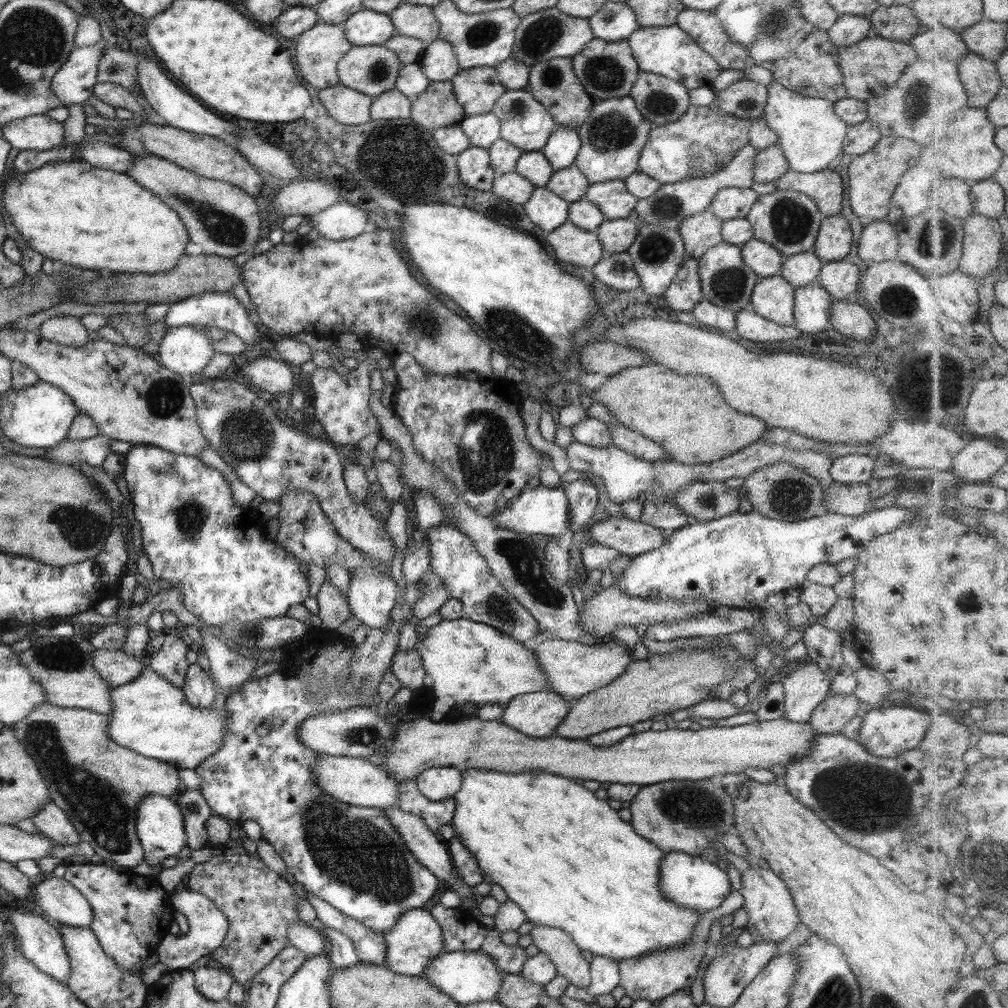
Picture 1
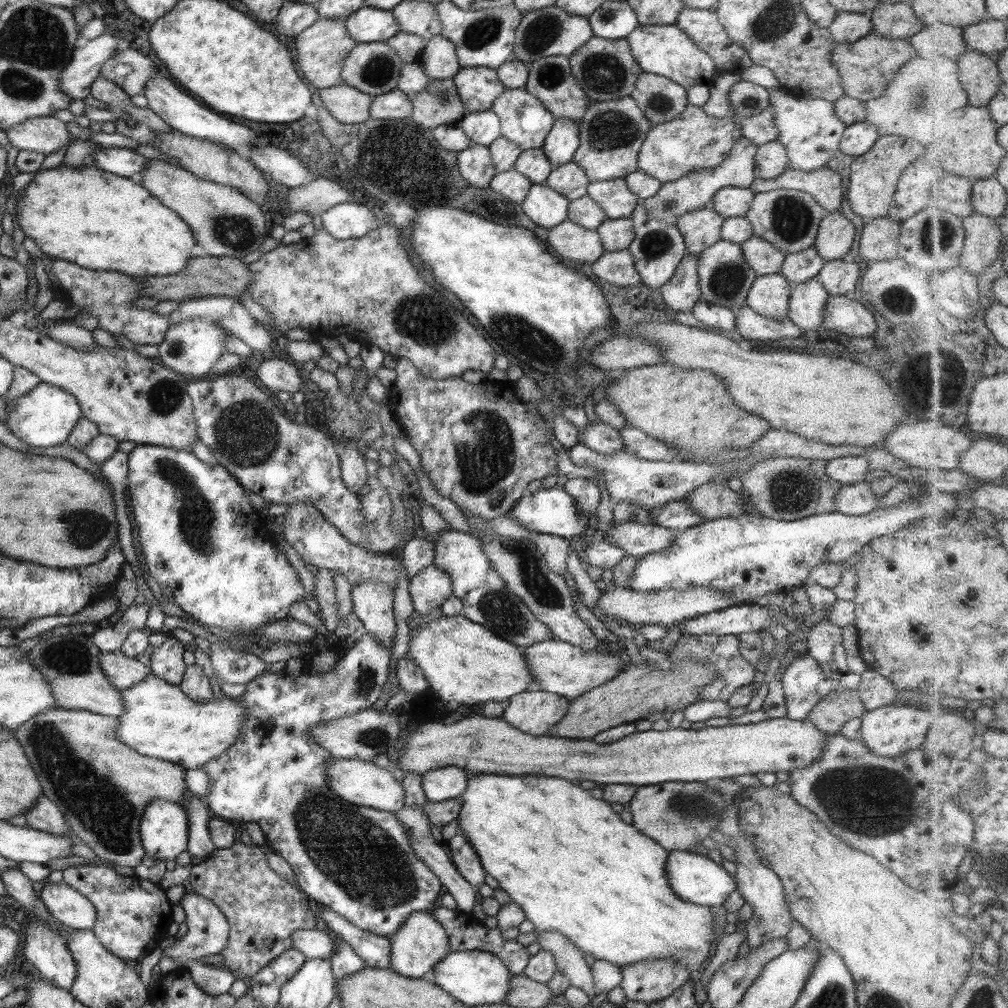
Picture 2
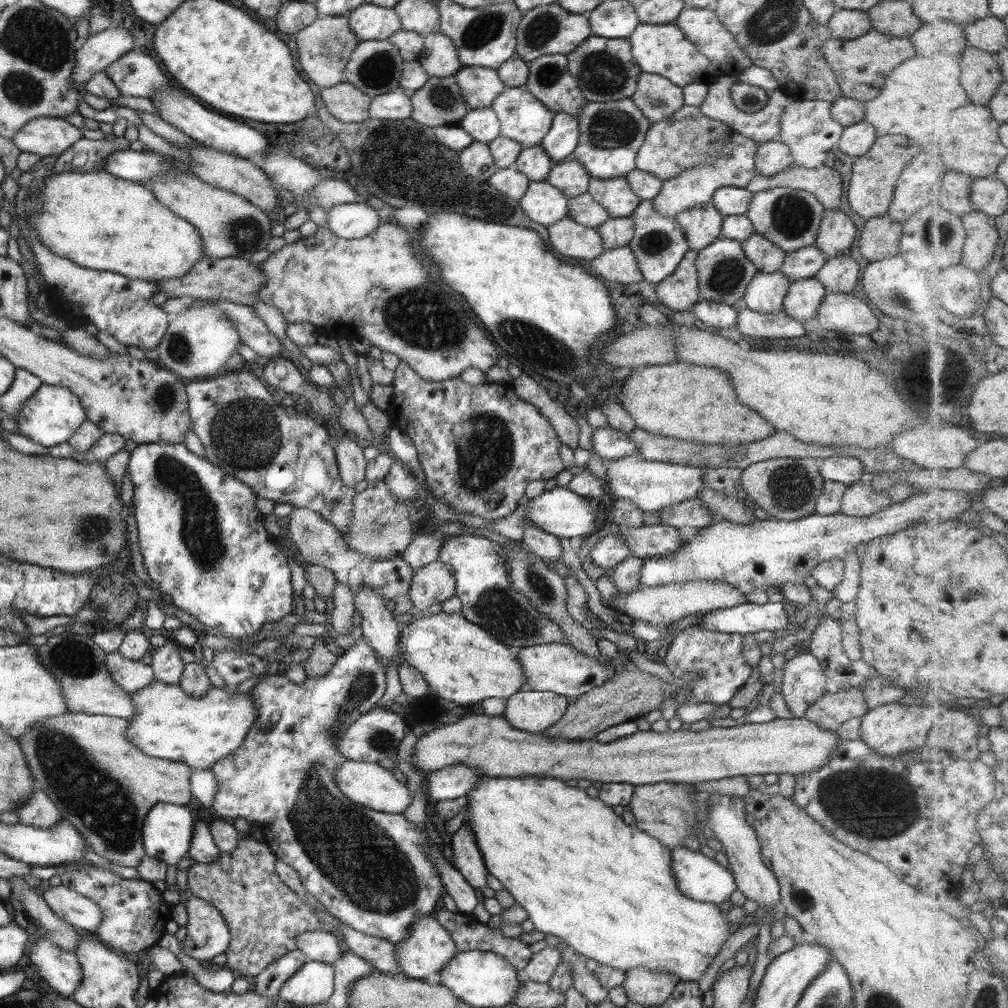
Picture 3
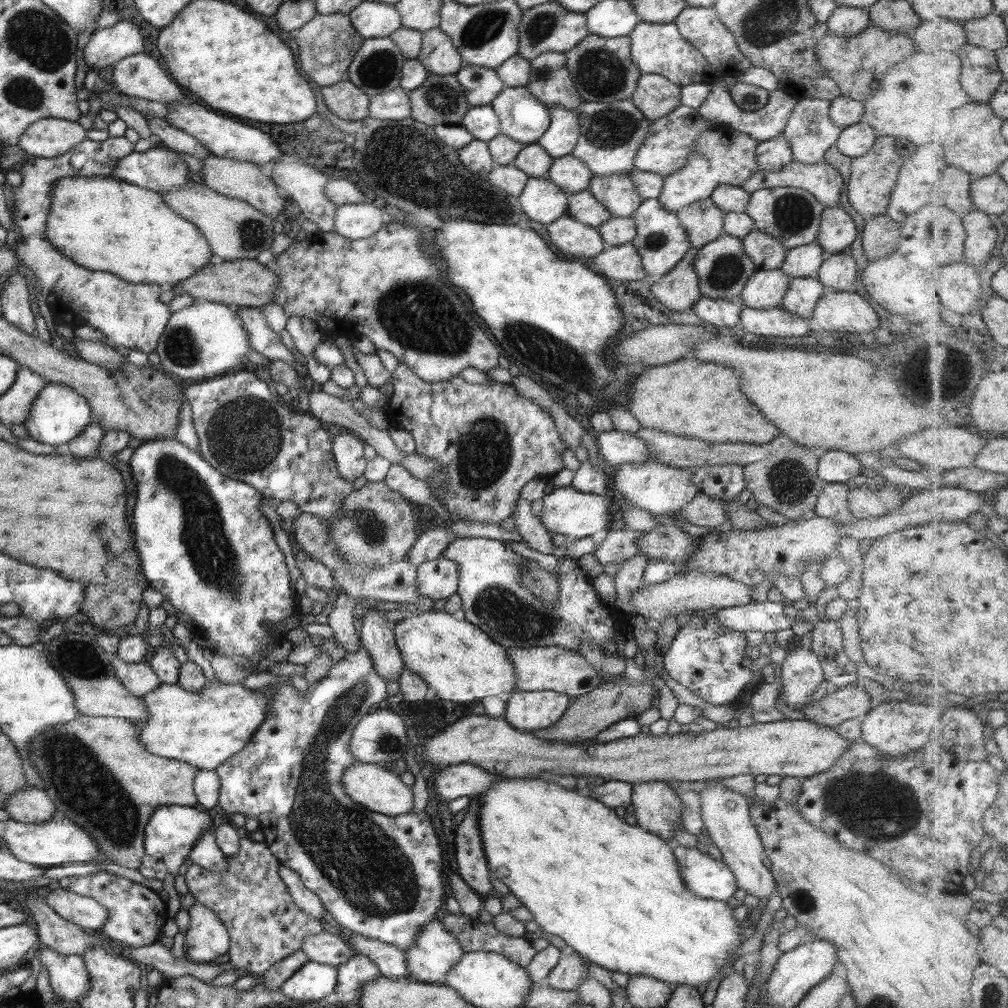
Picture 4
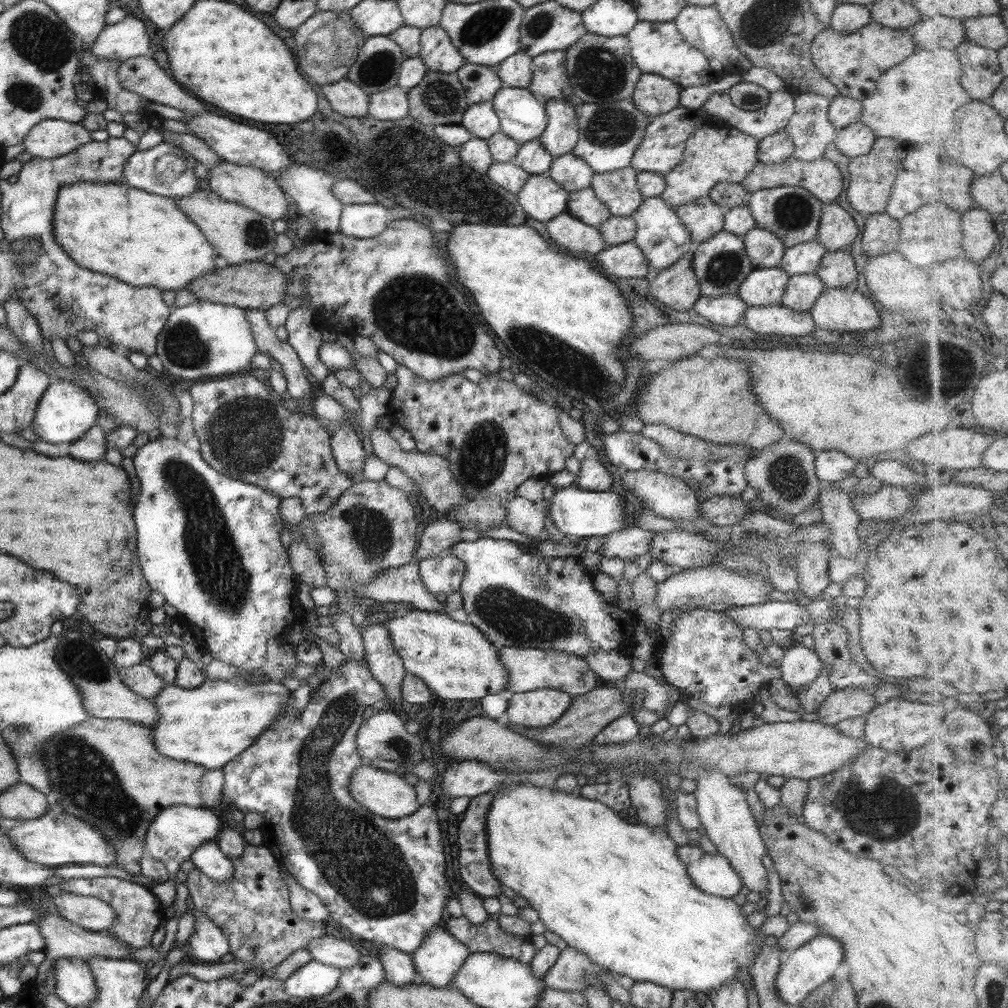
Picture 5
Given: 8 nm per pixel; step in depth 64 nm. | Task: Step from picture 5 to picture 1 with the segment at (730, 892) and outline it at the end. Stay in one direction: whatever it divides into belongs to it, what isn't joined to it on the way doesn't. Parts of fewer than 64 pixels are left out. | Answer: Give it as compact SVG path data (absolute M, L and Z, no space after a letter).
M683 852L667 853L661 858L658 870L659 884L657 884L657 889L659 889L660 895L669 903L677 905L679 909L705 913L716 909L731 892L726 873L701 856L688 856Z

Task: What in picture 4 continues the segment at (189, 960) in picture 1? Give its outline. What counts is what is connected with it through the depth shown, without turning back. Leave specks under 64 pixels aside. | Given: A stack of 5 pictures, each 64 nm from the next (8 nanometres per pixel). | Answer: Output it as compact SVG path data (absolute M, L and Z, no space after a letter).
M190 899L185 905L189 926L184 932L183 954L195 963L213 962L228 951L228 932L209 908Z

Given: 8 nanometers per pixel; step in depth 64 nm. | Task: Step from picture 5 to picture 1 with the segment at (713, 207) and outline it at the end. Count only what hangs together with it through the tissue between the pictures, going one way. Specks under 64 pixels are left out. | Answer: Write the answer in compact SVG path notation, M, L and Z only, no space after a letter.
M709 209L682 220L678 233L684 244L686 258L698 260L706 250L721 243L721 225L722 220Z

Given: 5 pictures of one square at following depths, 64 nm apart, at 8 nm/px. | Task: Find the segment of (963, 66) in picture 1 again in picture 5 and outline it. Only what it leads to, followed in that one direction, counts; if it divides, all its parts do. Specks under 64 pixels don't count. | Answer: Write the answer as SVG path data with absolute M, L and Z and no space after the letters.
M966 40L956 51L964 70L960 83L972 98L988 102L1006 77L998 50Z

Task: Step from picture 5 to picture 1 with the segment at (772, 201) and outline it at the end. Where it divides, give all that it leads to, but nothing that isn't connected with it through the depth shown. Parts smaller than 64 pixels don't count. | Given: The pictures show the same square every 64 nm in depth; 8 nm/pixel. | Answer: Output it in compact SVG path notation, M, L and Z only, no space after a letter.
M781 190L758 196L745 215L752 230L752 238L776 248L784 258L814 250L814 242L823 219L815 203L797 191Z

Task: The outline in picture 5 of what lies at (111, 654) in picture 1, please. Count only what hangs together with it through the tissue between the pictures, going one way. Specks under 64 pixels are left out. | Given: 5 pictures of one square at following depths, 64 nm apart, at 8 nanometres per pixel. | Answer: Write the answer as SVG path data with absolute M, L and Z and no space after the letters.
M145 661L127 668L116 669L116 671L121 682L141 698L150 699L165 685Z

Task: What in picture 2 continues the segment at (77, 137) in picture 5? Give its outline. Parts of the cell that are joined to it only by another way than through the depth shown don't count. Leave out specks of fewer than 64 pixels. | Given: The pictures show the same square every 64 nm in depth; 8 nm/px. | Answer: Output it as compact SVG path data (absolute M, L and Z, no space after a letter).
M51 115L36 116L12 124L4 133L10 144L18 150L44 155L59 150L70 139L65 123Z

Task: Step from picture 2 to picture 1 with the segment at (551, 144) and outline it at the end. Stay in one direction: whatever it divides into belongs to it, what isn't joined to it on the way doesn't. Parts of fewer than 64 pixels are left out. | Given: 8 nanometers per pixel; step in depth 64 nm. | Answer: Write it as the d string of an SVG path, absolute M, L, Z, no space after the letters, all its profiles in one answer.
M555 124L554 131L549 135L541 151L555 172L571 167L579 149L580 138L576 129Z

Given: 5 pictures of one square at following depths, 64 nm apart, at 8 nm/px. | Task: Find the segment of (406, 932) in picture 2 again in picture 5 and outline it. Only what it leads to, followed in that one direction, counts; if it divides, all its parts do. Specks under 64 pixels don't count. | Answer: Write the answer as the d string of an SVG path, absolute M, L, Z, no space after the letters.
M433 927L410 952L418 981L433 988L451 988L451 978L470 952L441 927Z

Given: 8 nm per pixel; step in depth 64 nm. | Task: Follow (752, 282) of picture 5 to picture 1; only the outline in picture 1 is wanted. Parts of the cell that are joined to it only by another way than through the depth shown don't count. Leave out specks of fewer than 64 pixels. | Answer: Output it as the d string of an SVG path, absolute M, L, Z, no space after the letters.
M780 275L761 278L752 290L749 307L765 320L796 328L794 288Z

